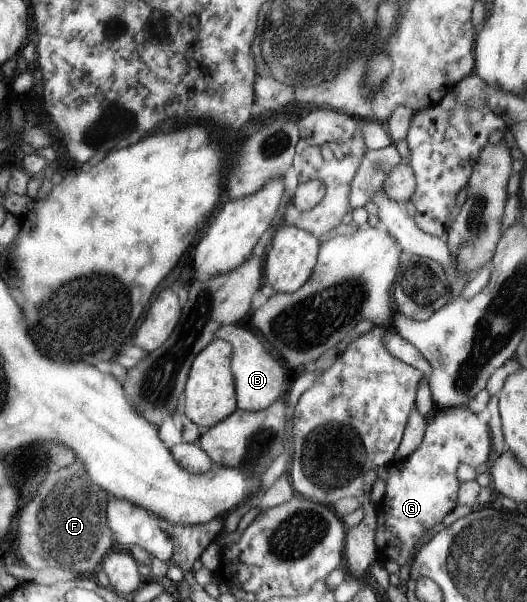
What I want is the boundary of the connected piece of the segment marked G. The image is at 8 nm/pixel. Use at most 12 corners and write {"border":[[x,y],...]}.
{"border":[[436,407],[389,464],[380,561],[411,565],[459,504],[462,464],[490,459],[490,413]]}

